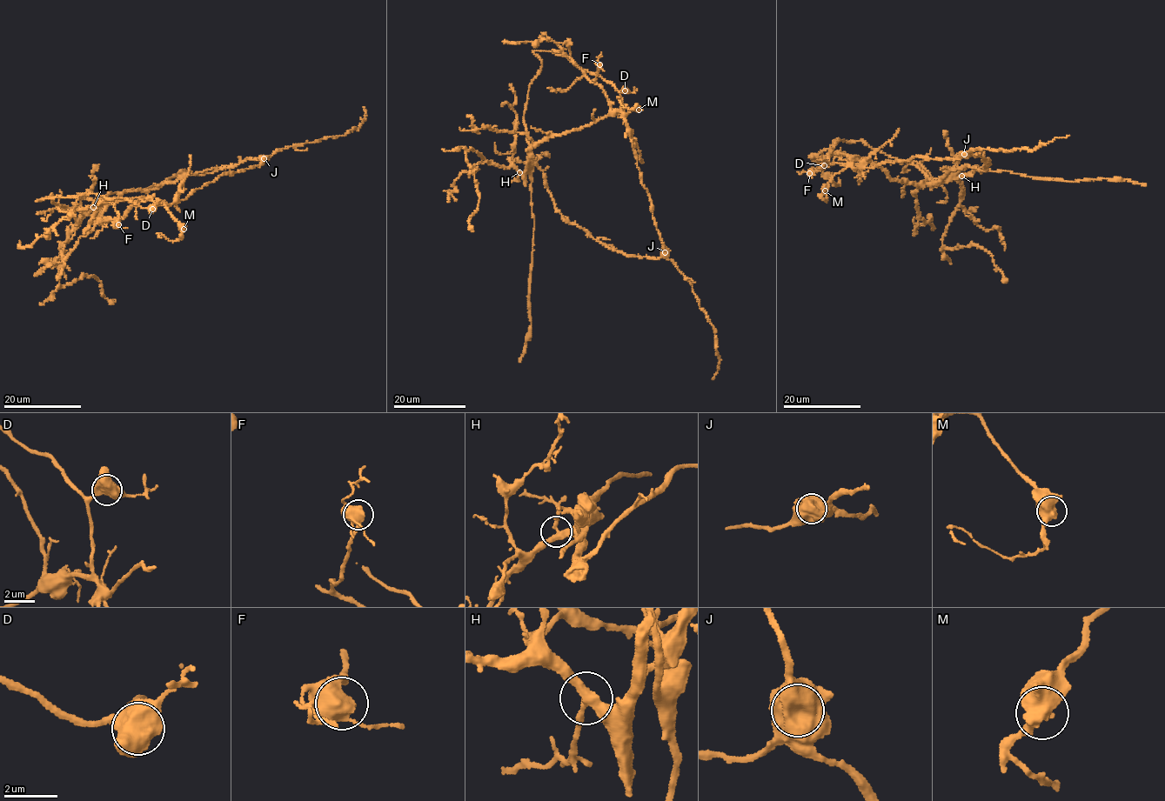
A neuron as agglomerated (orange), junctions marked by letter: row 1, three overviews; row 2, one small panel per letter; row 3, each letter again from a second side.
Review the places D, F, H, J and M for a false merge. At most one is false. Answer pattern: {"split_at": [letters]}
{"split_at": ["J"]}

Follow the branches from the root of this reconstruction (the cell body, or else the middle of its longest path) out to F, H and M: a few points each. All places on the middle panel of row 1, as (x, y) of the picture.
F: (559, 211), (544, 170), (531, 158), (532, 148), (609, 112), (605, 93), (593, 82), (599, 64)
H: (559, 211), (546, 188), (543, 170), (530, 161), (525, 171), (519, 172)
M: (559, 211), (546, 188), (544, 170), (531, 158), (532, 148), (617, 111), (626, 114), (639, 110)

